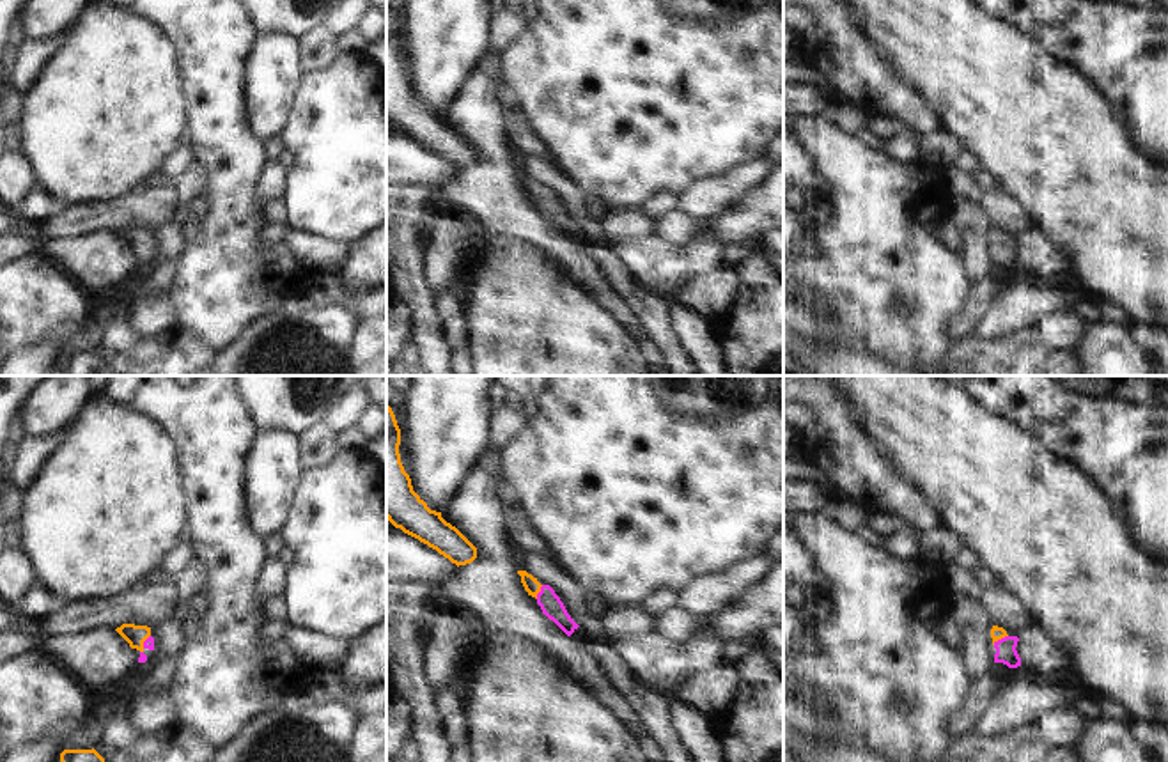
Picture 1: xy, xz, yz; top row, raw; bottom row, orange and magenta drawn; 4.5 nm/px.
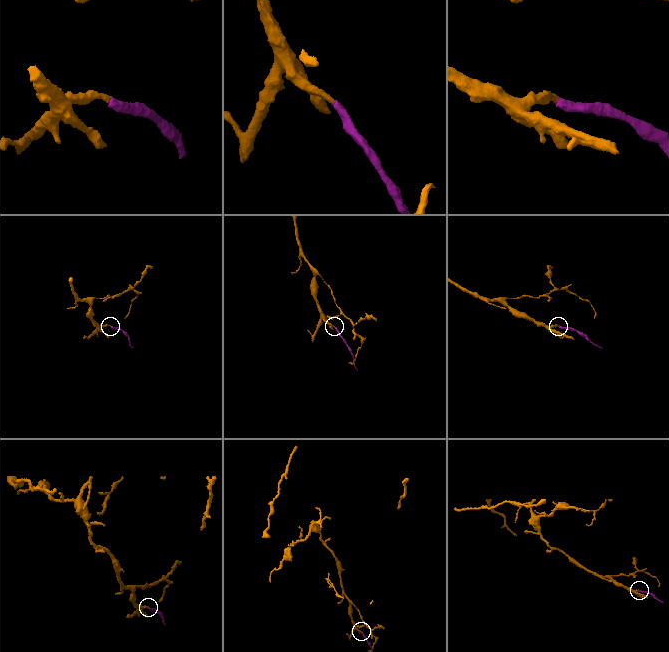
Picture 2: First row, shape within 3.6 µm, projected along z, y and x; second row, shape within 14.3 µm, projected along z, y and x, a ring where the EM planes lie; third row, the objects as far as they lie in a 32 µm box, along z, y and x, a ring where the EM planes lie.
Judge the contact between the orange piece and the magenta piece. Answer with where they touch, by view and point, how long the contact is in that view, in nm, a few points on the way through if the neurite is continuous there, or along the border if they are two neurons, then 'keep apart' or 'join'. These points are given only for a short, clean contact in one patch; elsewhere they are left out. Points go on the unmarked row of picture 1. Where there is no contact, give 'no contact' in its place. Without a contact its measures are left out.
yz (1000, 241) | 80 nm | across yz (996, 236), (1000, 241), (1005, 252) | join

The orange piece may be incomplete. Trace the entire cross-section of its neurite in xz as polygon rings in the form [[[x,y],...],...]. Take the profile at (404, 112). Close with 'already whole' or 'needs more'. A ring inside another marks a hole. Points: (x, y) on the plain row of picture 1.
[[[386,7],[386,122],[457,170],[471,167],[477,161],[477,151],[413,94],[411,82],[401,66],[399,48],[401,32]]]; already whole

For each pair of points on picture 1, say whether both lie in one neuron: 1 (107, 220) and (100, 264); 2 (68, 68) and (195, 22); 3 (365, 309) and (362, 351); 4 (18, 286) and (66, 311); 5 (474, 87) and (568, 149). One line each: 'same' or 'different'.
1: different
2: different
3: same
4: same
5: different

